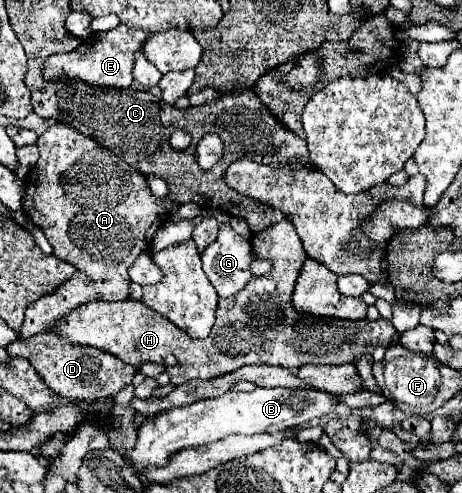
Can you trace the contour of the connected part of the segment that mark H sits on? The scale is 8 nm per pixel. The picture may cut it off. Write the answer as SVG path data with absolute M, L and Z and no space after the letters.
M283 219L267 231L253 235L253 247L259 259L269 259L273 263L273 271L251 279L251 283L247 283L237 295L227 299L221 297L217 305L217 321L211 335L205 339L189 339L165 317L133 299L119 303L85 303L71 311L63 323L57 323L53 333L63 335L73 343L113 353L136 368L145 362L163 365L173 385L183 385L189 379L213 379L243 365L279 365L291 371L307 363L343 365L353 363L355 357L363 353L371 353L377 345L389 347L395 337L395 327L385 319L345 321L295 311L291 295L295 279L307 261L307 253L303 251L301 239L291 221Z

